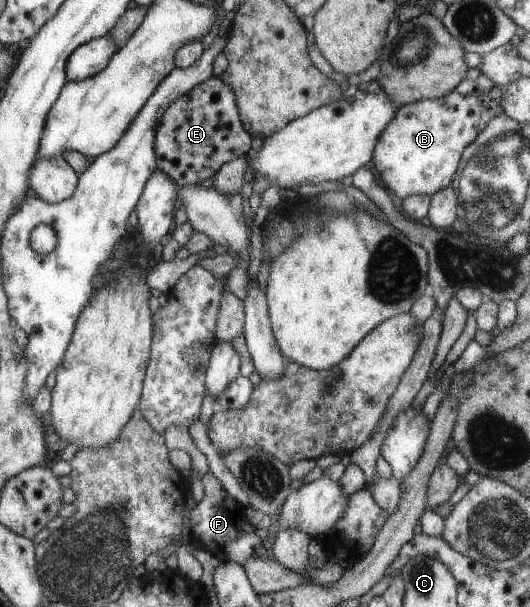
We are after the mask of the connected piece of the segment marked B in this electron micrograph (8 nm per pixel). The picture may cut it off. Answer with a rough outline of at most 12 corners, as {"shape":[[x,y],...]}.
{"shape":[[481,73],[397,107],[371,160],[398,198],[446,187],[496,114]]}

